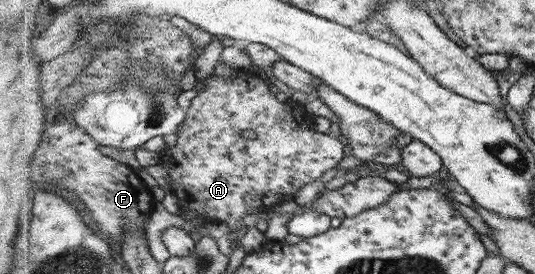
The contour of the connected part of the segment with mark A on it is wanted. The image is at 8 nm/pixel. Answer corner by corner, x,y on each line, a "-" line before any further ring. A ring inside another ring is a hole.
251,68
235,71
234,75
228,79
222,79
222,77
212,75
208,80
208,87
206,87
202,93
198,94
193,99
192,103
192,106
188,110
188,118
181,125
178,133
178,144
172,148
171,152
161,156
160,164
166,166
173,179
173,185
168,191
179,198
182,209
193,210
202,216
205,216
206,220
226,224
232,231
240,230
240,228
244,226
242,223
244,216
250,216
250,214
255,214
255,212
259,212
260,214
262,211
274,208
278,203
285,204
294,200
295,194
300,192
300,189
303,186
319,179
320,176
326,174
328,170
336,168
348,151
348,146
341,138
335,138
329,133
315,130
315,127
313,126
314,115
306,111
304,106
291,100
284,104
278,102
274,93
268,90
268,84
266,84
266,81
264,81
263,78
260,78
258,73
-
244,130
253,130
257,134
256,139
248,140
248,138
245,138
242,135

